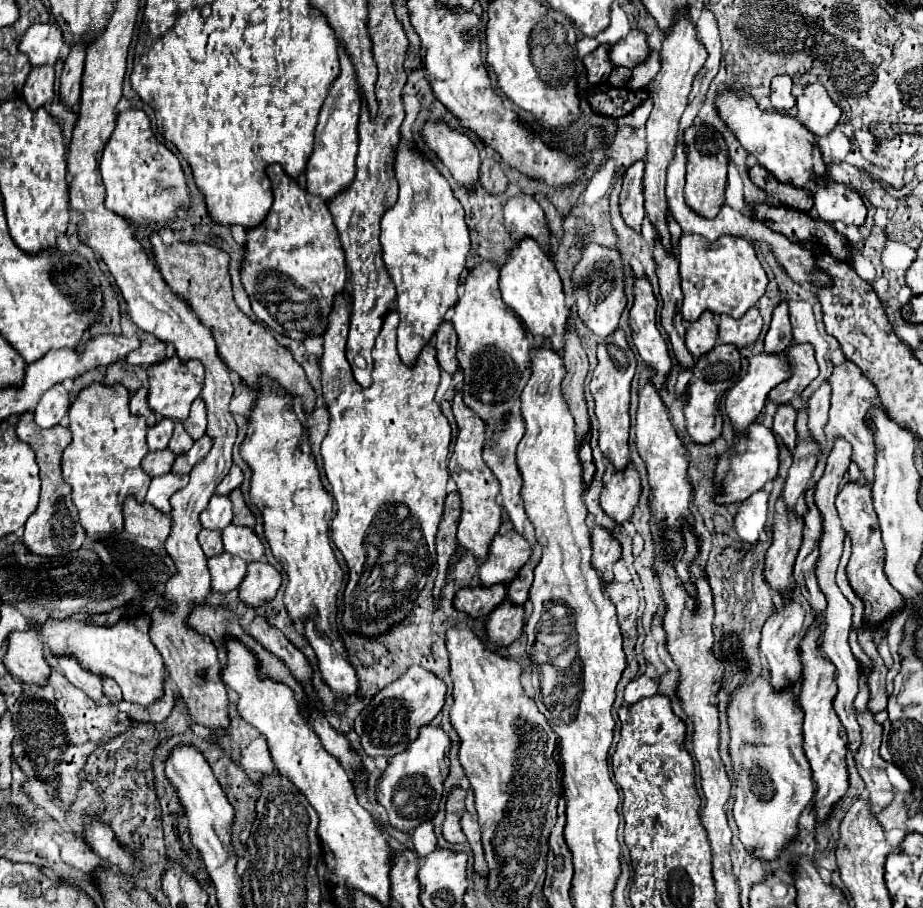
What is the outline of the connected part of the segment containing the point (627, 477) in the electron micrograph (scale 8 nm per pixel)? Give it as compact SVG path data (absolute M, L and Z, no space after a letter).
M610 463L604 471L604 489L600 493L600 505L616 523L628 521L638 503L640 491L640 475L632 463L622 471L616 471Z

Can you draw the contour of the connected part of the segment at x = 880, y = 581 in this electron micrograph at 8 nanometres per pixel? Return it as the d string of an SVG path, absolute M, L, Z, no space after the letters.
M846 483L836 495L836 509L840 513L844 531L852 537L852 557L846 567L848 581L850 581L854 593L864 603L866 623L870 627L882 627L886 623L886 619L890 619L896 611L900 611L904 607L904 599L888 583L888 577L884 573L884 543L882 543L876 511L872 507L870 487L858 485L858 483Z

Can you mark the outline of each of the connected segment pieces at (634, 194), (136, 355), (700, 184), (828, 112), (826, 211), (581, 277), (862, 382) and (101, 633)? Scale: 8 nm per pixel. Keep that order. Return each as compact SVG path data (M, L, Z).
M636 161L632 167L628 167L624 179L622 179L622 191L620 191L620 213L626 225L630 225L634 231L640 231L640 223L646 215L644 211L644 161Z
M142 341L140 347L126 357L126 363L148 367L148 365L164 361L164 359L166 359L166 345L164 343L160 343L160 341L154 341L154 343Z
M694 125L684 133L688 167L686 167L686 205L706 219L714 219L724 205L724 189L726 189L726 173L728 173L728 145L720 131L710 125Z
M814 83L798 97L798 121L814 135L828 135L840 121L840 107L828 97L822 83Z
M830 177L814 185L814 207L820 219L828 223L842 221L844 225L862 227L866 221L866 205L854 189L848 189Z
M588 243L582 253L582 259L572 271L572 289L580 319L602 339L614 333L618 329L620 315L626 307L622 253L618 249L608 249L598 243Z
M844 361L842 365L834 367L832 371L832 377L828 379L830 385L832 385L832 407L830 407L830 419L824 427L824 433L826 433L826 447L822 449L822 455L818 459L818 465L814 469L814 475L812 479L818 483L820 477L822 477L822 471L824 471L824 465L826 465L826 457L828 457L828 451L832 451L832 443L836 439L846 439L850 441L852 445L852 461L862 469L864 477L866 477L866 483L872 485L872 479L874 479L874 461L876 461L876 445L874 445L874 435L868 427L868 415L874 411L874 407L880 405L878 401L878 395L876 395L876 387L866 379L862 377L862 371L852 363L852 361Z
M142 615L136 619L122 619L114 625L94 625L90 619L48 619L46 623L30 625L24 631L12 631L8 635L8 647L4 655L4 667L16 681L44 685L50 677L52 665L46 657L46 651L52 657L72 655L78 663L98 675L108 677L118 683L124 693L124 699L138 705L152 705L156 699L164 697L164 679L166 667L150 641L150 617Z

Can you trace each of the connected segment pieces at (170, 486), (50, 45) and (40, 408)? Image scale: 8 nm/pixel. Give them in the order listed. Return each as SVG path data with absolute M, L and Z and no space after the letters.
M166 473L162 477L154 477L146 495L146 503L150 503L152 507L156 507L162 513L170 513L170 497L186 487L190 481L188 475L176 475L176 473Z
M34 23L20 39L20 53L24 53L34 67L54 65L64 49L64 39L56 23Z
M58 383L50 387L44 397L38 401L34 409L34 421L40 429L50 429L60 423L60 419L68 413L70 407L70 395L68 391Z

